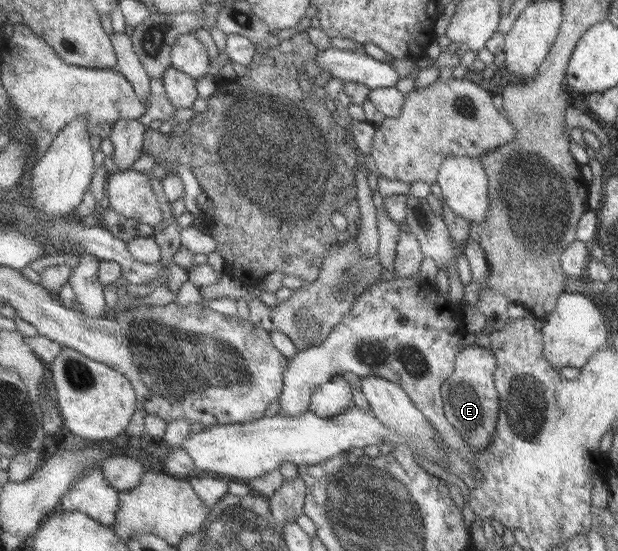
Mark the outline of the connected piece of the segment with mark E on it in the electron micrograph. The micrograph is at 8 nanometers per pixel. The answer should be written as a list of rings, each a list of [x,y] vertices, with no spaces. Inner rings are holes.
[[[476,344],[462,347],[455,355],[450,376],[441,384],[440,395],[444,415],[455,432],[473,450],[481,450],[489,444],[497,418],[498,396],[494,389],[493,371],[495,358],[491,351]]]

